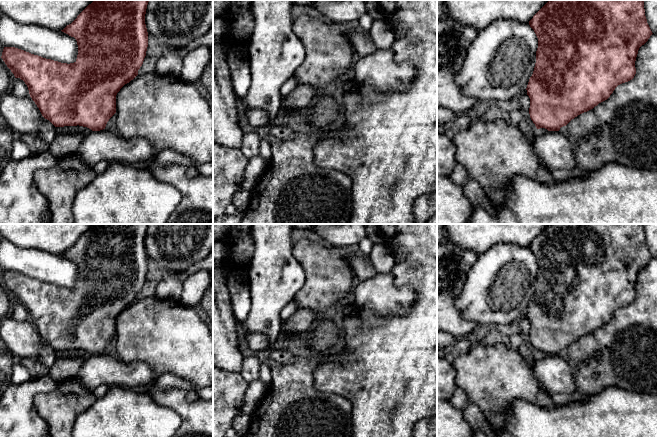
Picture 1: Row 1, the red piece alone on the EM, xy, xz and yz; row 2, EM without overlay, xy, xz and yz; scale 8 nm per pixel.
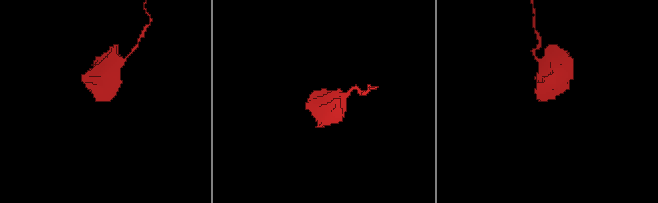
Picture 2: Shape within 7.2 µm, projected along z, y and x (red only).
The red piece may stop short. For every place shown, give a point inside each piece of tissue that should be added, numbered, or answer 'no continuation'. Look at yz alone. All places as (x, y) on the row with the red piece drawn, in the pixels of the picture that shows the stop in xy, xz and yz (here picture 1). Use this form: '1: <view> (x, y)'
no continuation

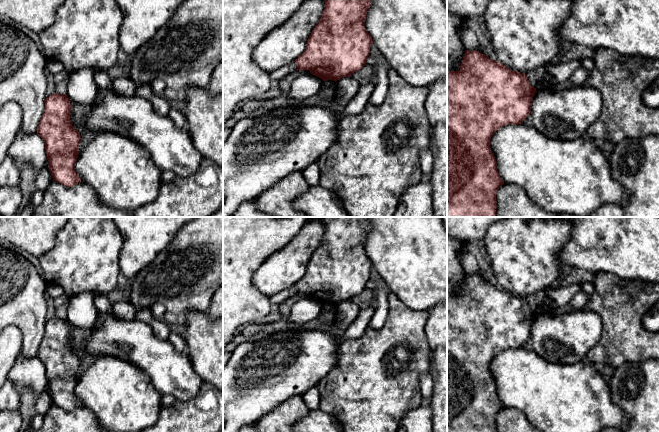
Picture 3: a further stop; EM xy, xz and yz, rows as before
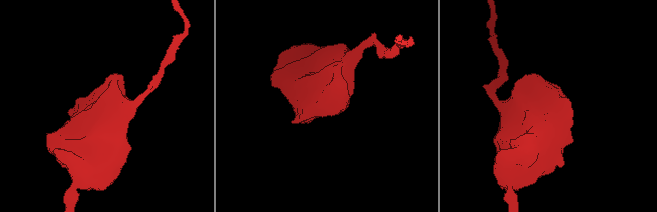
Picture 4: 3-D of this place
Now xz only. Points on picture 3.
no continuation

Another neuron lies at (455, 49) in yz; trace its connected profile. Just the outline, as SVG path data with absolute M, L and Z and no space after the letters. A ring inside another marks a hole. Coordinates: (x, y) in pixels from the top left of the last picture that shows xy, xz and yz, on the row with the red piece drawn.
M447 12L447 71L459 71L465 54L459 30L465 21Z

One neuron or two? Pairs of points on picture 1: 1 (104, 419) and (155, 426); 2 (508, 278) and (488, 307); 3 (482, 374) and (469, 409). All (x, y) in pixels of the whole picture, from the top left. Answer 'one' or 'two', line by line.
1: one
2: one
3: two

